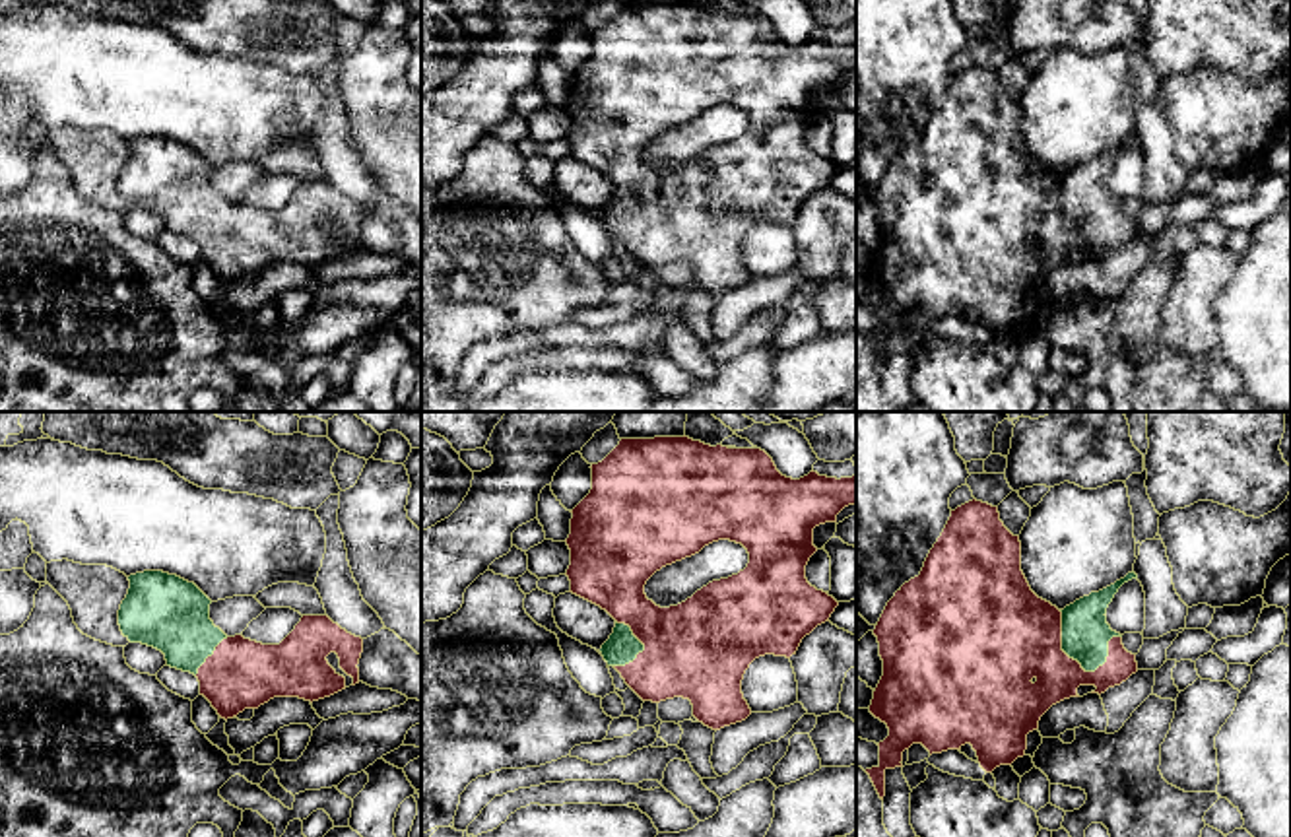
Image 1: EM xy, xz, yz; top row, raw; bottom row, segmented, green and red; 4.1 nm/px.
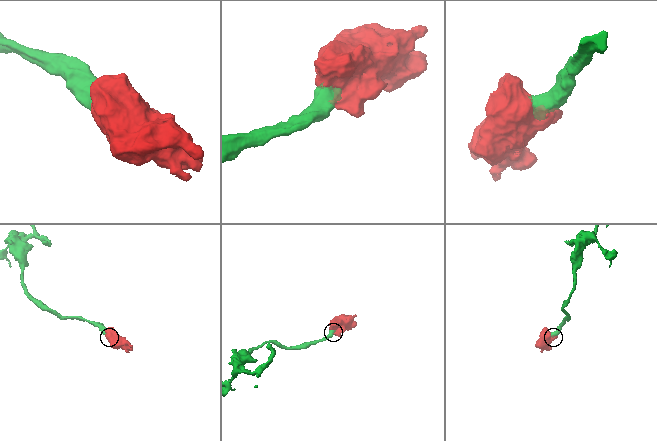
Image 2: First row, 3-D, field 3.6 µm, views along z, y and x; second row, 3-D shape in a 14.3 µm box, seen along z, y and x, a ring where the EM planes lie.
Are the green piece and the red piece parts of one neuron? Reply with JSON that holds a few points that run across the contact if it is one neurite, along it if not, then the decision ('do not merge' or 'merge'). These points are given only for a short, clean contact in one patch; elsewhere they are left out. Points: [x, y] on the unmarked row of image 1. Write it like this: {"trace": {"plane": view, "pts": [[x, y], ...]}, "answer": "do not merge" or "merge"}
{"answer": "merge"}

